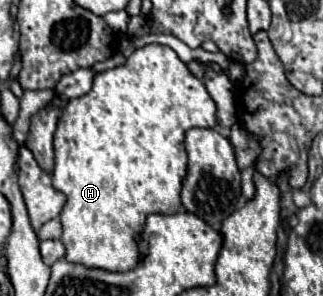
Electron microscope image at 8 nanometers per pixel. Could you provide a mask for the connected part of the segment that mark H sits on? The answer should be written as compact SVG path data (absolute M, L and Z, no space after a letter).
M147 45L141 49L135 49L129 57L127 63L115 69L107 69L103 73L95 75L93 81L93 89L77 99L71 99L67 103L67 107L63 109L59 123L57 123L57 131L55 131L55 169L53 169L53 187L61 193L65 193L67 203L61 211L61 225L63 225L63 245L67 249L67 261L69 263L79 263L87 269L103 269L103 271L131 271L137 267L141 251L139 251L139 237L143 233L145 227L145 219L151 213L177 213L181 209L181 187L183 187L183 179L187 175L187 153L183 147L183 139L185 139L185 131L193 129L193 127L217 127L217 119L215 119L215 105L213 99L209 97L205 85L195 79L187 65L177 57L177 53L171 47L165 45Z

